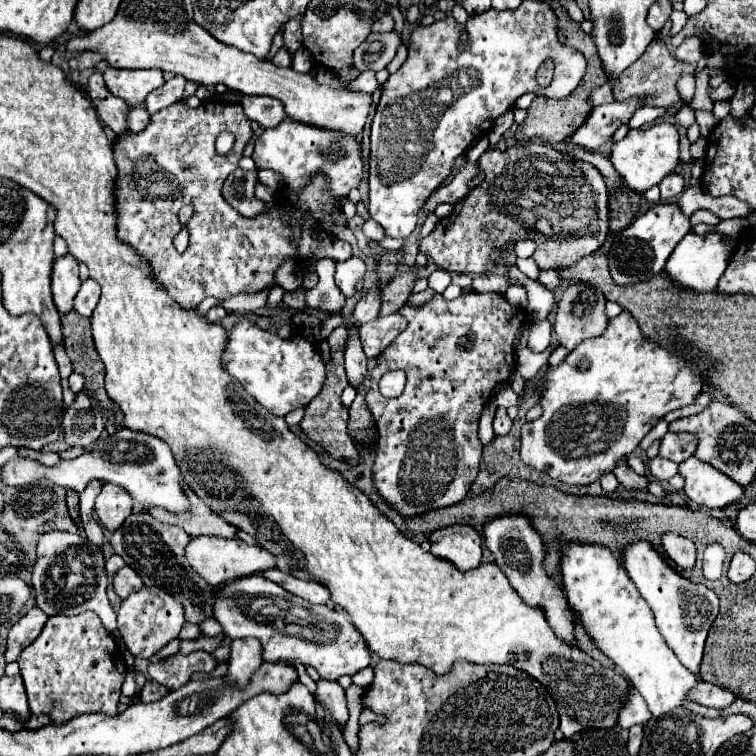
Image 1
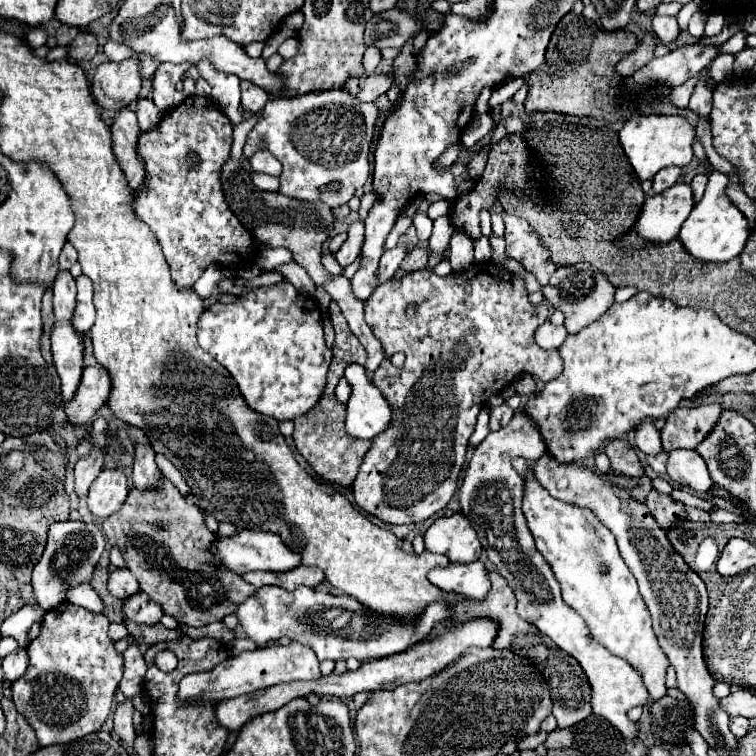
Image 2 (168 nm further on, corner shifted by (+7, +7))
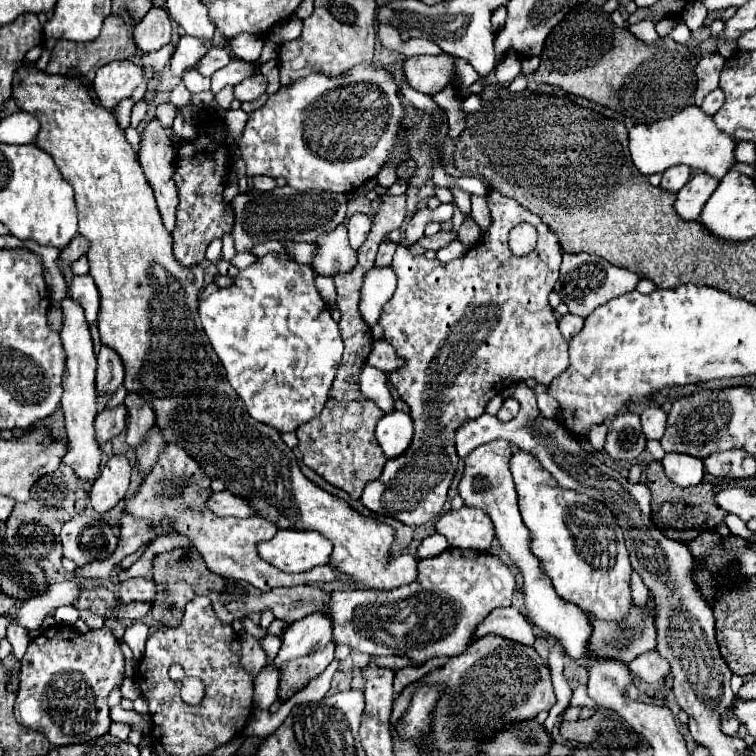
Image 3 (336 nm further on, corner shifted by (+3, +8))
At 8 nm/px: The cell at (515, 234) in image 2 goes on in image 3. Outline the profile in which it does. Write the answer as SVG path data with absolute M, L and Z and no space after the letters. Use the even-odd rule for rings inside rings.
M496 190L488 192L488 210L492 216L490 228L458 260L442 264L438 260L414 256L402 244L398 244L394 254L392 268L398 276L398 286L392 300L384 306L380 326L384 328L384 340L390 342L404 360L402 368L390 374L388 380L410 406L414 440L402 456L386 462L382 476L364 488L360 500L368 510L392 516L408 526L428 524L440 514L460 460L454 448L458 426L484 414L486 404L518 380L534 378L538 384L548 386L568 366L568 340L562 338L554 310L548 304L548 294L558 280L564 254L558 236L514 198L502 196ZM520 222L530 222L538 232L538 244L526 256L514 256L508 248L508 232Z

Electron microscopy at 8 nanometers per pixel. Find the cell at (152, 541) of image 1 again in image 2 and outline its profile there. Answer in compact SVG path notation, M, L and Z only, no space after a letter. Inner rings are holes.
M166 481L162 491L130 489L122 509L104 519L102 531L108 543L120 549L128 569L136 575L140 589L148 593L154 601L158 601L164 613L178 619L180 625L202 627L212 621L220 621L224 615L234 613L236 607L242 603L242 599L256 593L256 587L250 587L250 583L246 583L240 575L214 565L214 559L210 559L206 549L216 539L216 535L212 535L206 529L202 511L190 501L186 501L170 481Z

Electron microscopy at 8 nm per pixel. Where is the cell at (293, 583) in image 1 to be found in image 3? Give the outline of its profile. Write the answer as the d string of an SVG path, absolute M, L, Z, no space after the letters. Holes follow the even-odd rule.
M166 444L164 452L158 456L156 464L152 466L150 474L144 476L134 496L128 498L122 514L130 514L136 520L146 520L150 528L158 526L164 518L170 520L170 530L164 534L180 534L186 536L192 544L192 548L198 550L198 554L204 558L206 568L222 578L230 580L244 580L260 590L272 590L272 588L290 588L310 582L334 582L338 580L338 574L332 566L318 566L302 574L286 574L278 568L274 568L270 562L258 558L256 546L260 538L272 538L278 532L278 526L272 522L266 522L262 518L222 518L216 514L210 514L204 510L204 504L212 492L208 490L214 478L206 476L200 462L190 458L186 450L182 450L178 444Z

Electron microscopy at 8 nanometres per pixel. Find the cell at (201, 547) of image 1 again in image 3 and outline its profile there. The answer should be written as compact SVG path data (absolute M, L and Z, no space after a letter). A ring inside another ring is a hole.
M278 530L270 542L258 544L258 554L282 572L306 572L330 562L332 542L314 530Z

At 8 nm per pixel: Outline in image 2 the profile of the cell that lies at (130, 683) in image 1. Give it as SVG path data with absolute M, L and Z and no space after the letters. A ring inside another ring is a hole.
M126 699L124 703L116 705L116 711L114 711L114 733L122 741L122 747L128 751L128 755L136 753L134 751L136 733L134 733L134 725L132 725L132 715L134 715L132 699Z

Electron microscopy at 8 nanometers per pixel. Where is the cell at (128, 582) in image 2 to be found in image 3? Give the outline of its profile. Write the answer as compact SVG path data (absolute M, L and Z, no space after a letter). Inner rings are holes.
M130 578L120 584L120 602L154 602L156 586L152 580L146 578Z

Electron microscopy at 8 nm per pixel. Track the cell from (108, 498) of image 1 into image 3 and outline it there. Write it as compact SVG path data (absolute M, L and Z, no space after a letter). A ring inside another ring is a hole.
M114 454L100 472L100 478L94 482L90 492L90 504L98 514L112 510L124 496L130 486L132 464L126 454Z

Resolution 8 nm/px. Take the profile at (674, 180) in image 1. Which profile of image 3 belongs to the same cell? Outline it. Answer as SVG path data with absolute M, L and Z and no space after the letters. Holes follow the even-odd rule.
M674 166L662 174L662 188L670 192L678 192L686 182L690 180L690 168L688 166Z

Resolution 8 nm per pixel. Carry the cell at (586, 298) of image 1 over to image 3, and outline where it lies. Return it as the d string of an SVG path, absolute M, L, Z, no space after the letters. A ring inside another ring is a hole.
M564 254L562 260L562 268L560 268L560 278L554 286L554 292L558 292L558 296L564 300L564 304L568 306L570 314L576 314L580 318L586 318L592 310L596 310L598 306L632 292L638 282L642 278L622 266L614 266L610 262L606 262L602 256L596 254Z

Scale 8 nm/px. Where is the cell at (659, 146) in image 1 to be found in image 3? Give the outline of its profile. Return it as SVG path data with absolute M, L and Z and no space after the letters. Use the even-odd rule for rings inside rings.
M696 104L678 112L672 118L664 118L652 124L636 124L630 130L630 156L634 166L650 176L656 172L664 172L670 166L686 164L690 168L702 170L714 178L724 178L730 168L736 164L736 140L730 134L716 128L712 116L704 114Z

